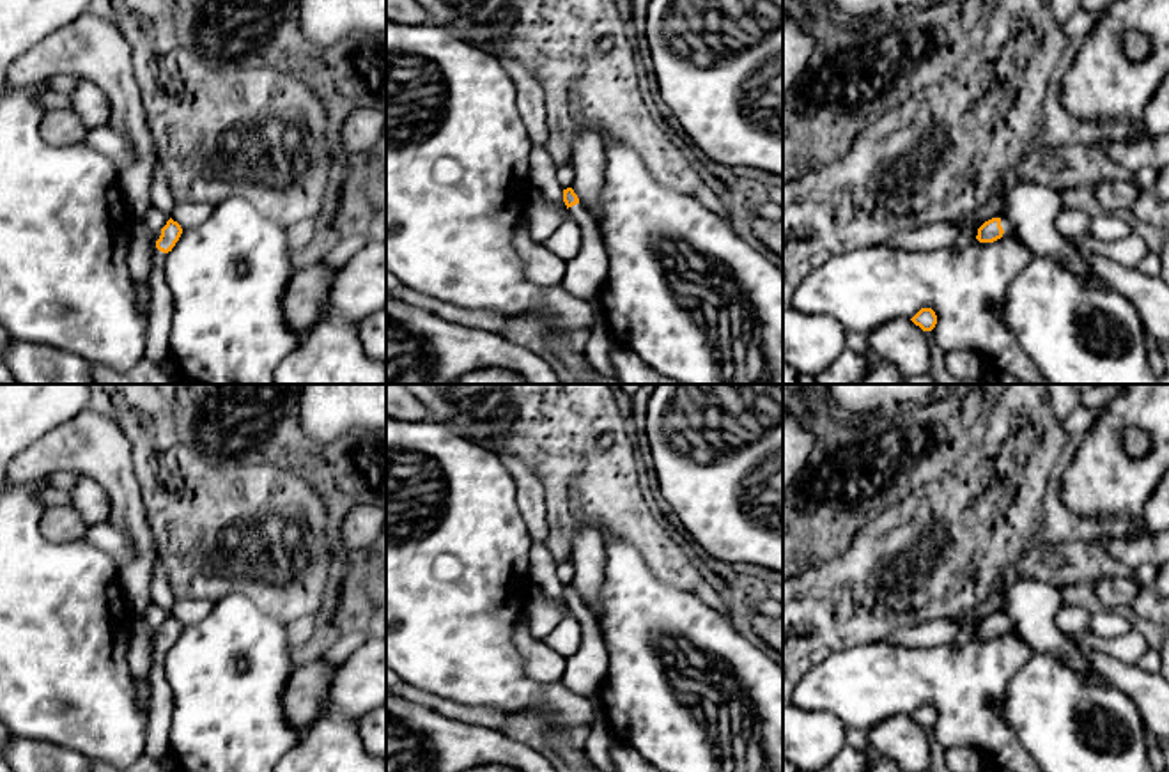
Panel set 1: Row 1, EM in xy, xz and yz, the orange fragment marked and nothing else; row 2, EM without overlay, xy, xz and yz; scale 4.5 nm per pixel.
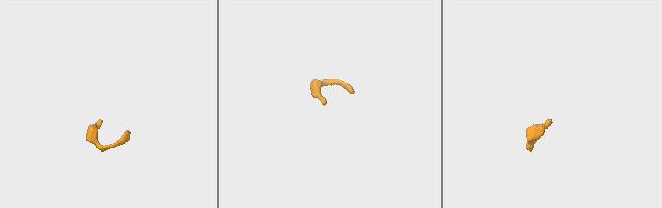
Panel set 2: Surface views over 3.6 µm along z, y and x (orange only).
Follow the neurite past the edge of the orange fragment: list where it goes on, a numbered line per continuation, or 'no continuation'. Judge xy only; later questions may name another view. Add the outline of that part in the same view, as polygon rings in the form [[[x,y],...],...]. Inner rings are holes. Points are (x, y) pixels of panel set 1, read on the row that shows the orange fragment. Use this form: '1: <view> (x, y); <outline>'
1: xy (162, 305); [[[161,230],[154,234],[154,251],[152,251],[152,267],[149,274],[151,287],[151,306],[149,306],[149,326],[145,340],[145,358],[165,374],[170,382],[179,375],[168,374],[163,368],[165,359],[168,358],[168,335],[174,315],[174,299],[165,280],[165,259],[166,253],[156,248]]]

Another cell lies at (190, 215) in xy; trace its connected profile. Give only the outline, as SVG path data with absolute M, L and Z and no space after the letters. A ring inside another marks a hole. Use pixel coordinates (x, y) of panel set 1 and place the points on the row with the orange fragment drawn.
M175 202L170 218L181 225L182 232L186 232L207 221L213 209L214 205L211 204Z

